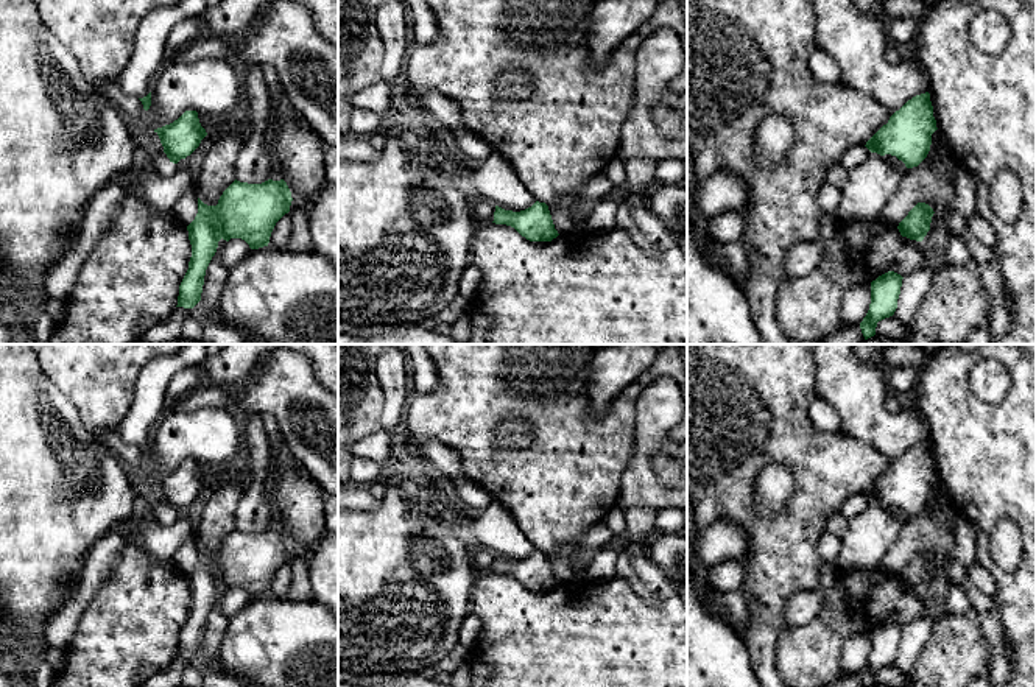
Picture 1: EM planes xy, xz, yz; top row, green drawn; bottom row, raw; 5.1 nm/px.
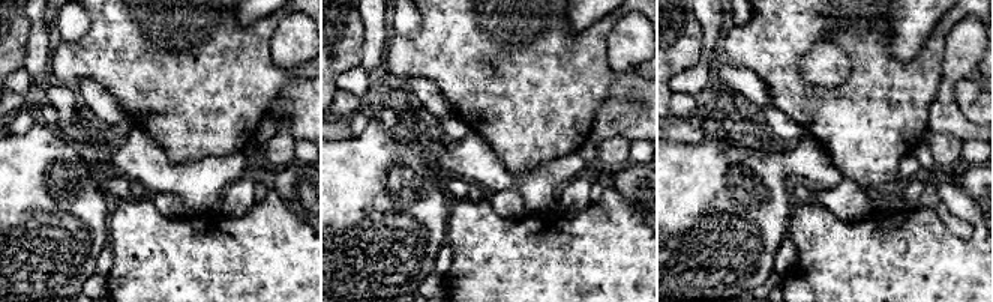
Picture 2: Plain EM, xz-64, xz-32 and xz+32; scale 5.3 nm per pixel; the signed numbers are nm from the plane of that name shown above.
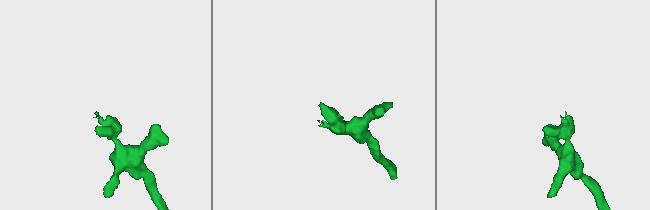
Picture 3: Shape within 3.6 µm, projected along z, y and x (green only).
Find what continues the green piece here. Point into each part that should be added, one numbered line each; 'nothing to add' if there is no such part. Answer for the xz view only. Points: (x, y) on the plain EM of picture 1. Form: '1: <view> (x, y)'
nothing to add

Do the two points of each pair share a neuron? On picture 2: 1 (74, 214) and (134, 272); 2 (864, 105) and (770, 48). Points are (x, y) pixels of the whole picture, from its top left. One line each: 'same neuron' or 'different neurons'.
1: different neurons
2: same neuron

